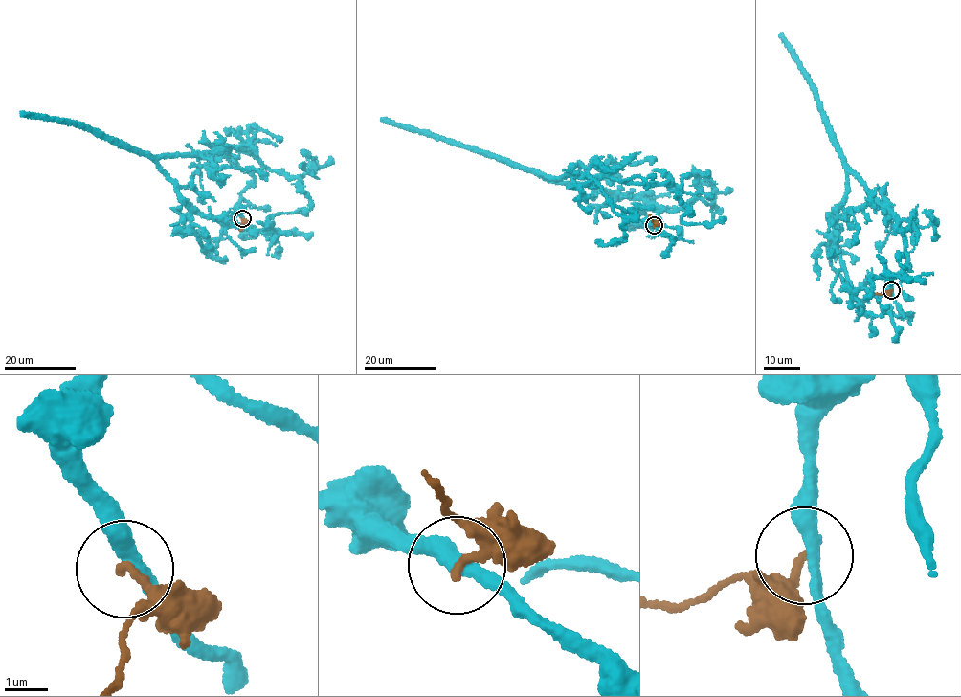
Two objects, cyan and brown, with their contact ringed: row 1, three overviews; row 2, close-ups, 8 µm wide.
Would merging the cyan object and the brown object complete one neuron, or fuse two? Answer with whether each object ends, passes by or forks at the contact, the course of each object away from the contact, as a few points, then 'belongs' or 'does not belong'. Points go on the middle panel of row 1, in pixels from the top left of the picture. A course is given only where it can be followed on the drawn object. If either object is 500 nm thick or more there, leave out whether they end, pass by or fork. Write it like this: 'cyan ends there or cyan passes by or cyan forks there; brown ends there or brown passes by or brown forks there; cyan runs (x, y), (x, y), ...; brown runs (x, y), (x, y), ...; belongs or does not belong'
cyan passes by; brown ends there; cyan runs (654, 226), (647, 222), (659, 221), (661, 207), (545, 176), (676, 184), (688, 224), (725, 216); brown runs (654, 226), (650, 214); does not belong

